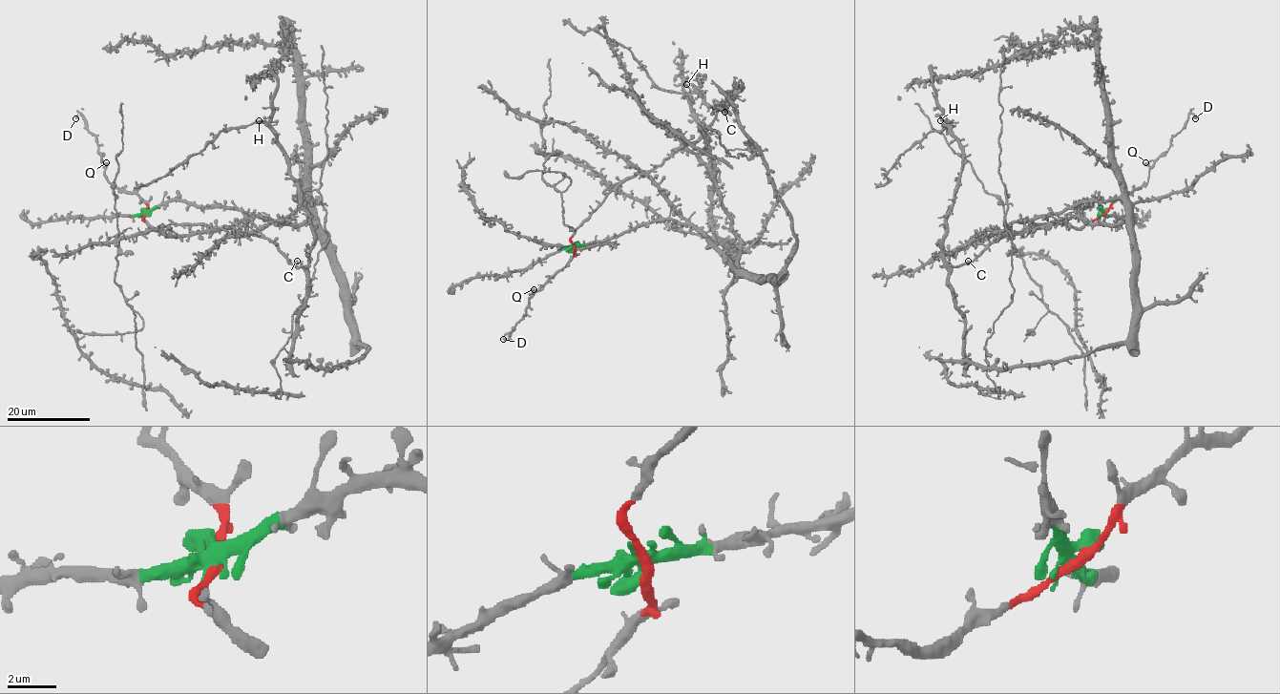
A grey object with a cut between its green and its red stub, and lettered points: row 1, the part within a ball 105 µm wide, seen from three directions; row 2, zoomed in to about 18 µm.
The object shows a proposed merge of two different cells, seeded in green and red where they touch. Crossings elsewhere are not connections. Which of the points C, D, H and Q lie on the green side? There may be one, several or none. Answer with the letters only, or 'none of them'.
none of them

